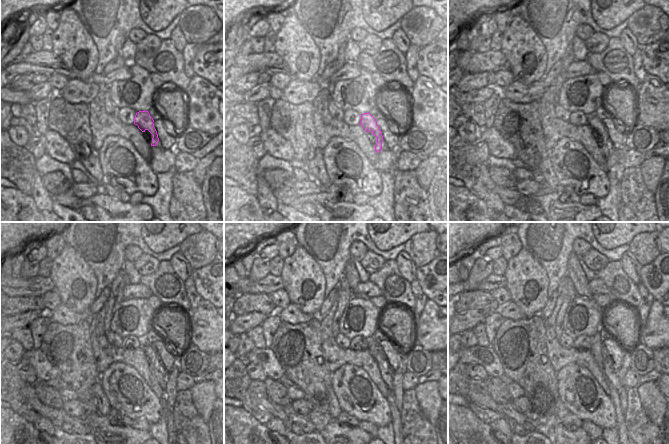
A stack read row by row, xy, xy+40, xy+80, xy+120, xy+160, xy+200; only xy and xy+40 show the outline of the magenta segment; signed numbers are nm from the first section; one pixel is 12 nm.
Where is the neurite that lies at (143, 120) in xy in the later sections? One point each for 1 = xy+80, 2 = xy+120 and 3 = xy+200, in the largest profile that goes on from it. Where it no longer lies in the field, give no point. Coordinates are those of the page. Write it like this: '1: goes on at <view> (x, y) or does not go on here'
1: goes on at xy+80 (595, 123)
2: goes on at xy+120 (150, 353)
3: goes on at xy+200 (611, 375)

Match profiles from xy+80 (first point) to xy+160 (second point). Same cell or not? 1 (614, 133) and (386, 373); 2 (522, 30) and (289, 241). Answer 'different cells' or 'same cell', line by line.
1: different cells
2: different cells

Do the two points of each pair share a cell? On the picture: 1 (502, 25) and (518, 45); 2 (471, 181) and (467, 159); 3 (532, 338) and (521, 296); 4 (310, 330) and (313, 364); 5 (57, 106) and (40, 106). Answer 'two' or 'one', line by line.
1: two
2: one
3: two
4: one
5: two

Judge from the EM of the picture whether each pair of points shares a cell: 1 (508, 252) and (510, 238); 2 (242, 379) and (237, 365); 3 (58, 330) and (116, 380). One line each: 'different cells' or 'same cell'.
1: same cell
2: same cell
3: different cells

